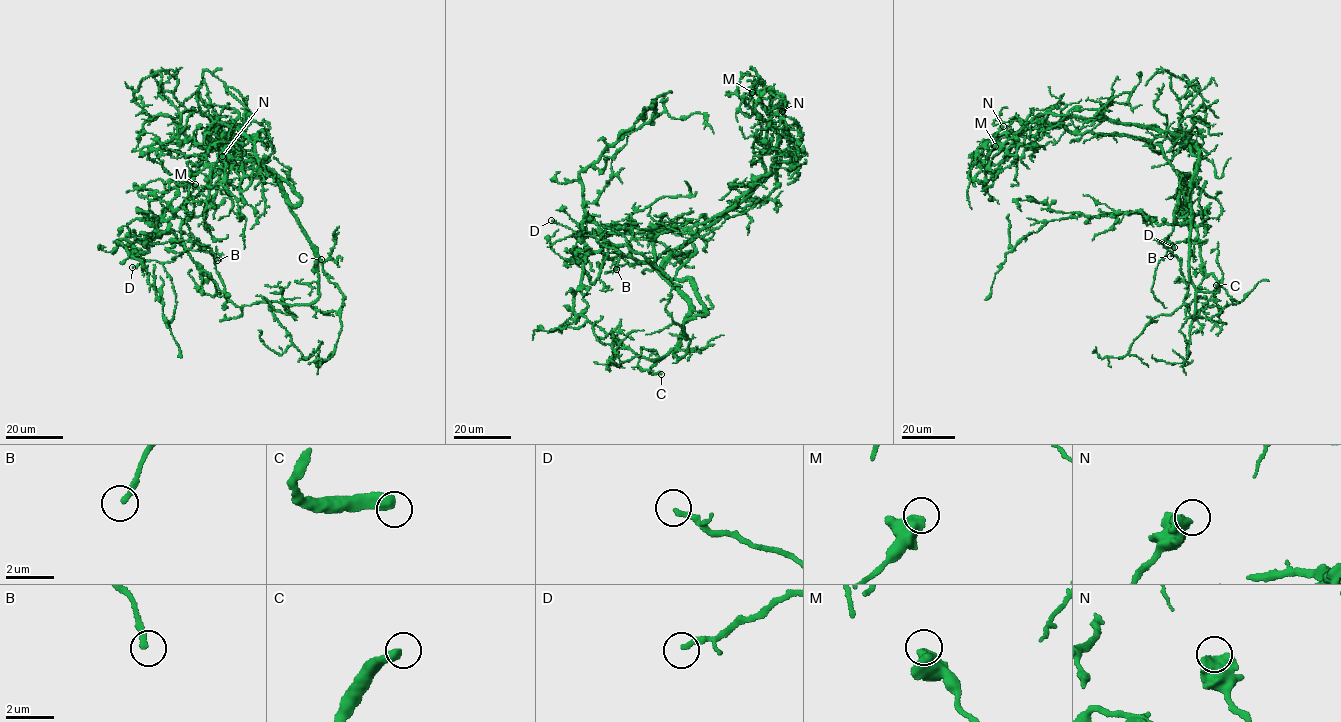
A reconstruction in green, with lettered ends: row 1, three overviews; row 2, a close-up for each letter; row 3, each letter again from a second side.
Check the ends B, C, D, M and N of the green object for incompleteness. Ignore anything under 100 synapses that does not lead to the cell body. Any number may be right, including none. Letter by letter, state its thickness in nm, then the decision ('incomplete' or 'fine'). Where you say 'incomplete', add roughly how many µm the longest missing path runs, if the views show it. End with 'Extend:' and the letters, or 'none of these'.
B: 240 nm thick; fine
C: 460 nm thick; incomplete; about 70 µm are missing
D: 200 nm thick; fine
M: 600 nm thick; fine
N: 700 nm thick; fine
Extend: C

